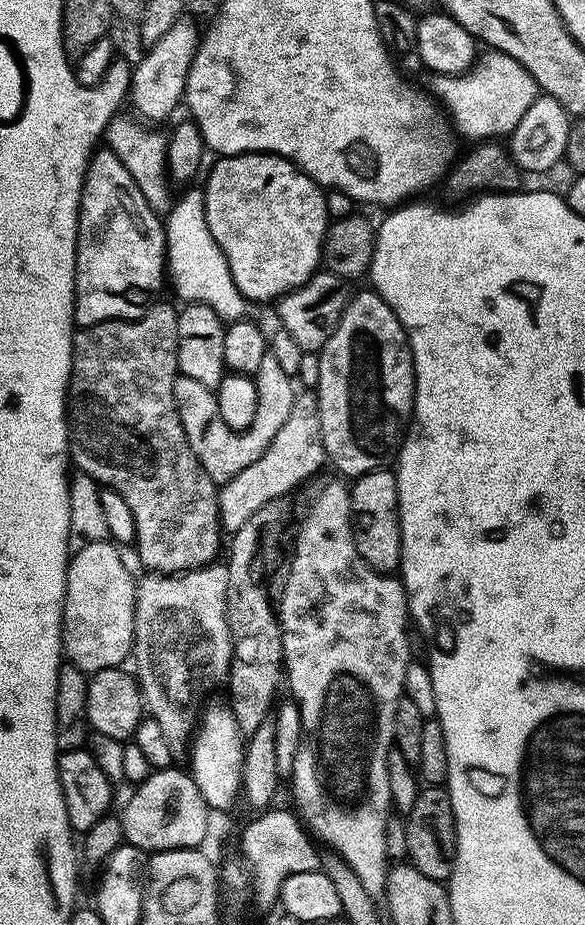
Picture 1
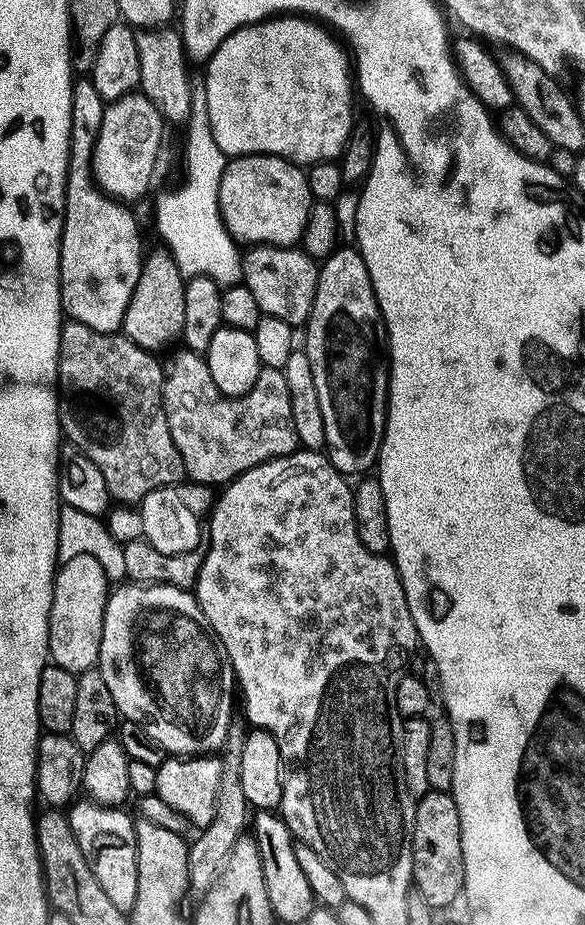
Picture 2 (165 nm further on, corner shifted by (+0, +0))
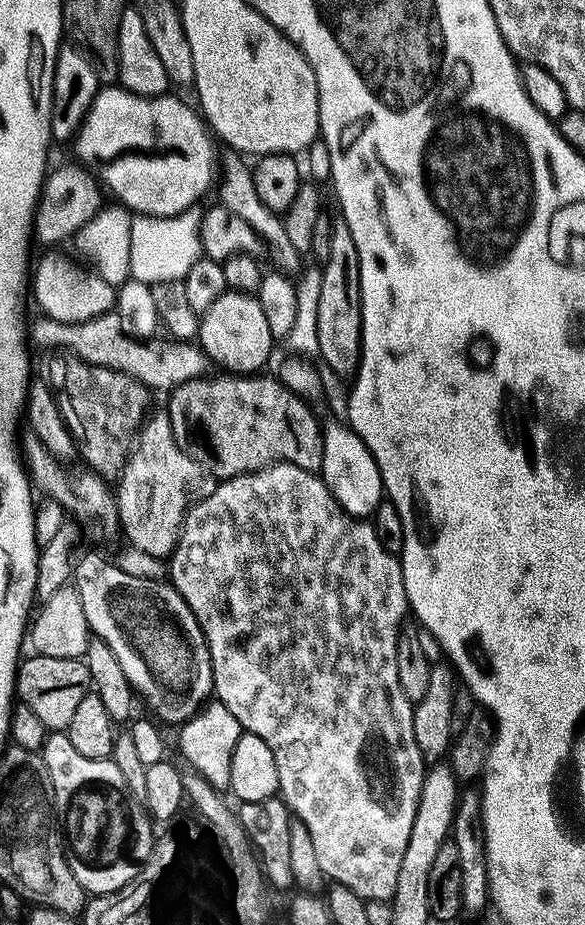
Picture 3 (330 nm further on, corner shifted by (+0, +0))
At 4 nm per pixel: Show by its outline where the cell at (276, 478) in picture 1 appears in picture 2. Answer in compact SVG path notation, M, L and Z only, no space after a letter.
M186 482L180 487L159 488L140 505L144 536L158 552L176 557L197 550L204 540L204 528L196 514L207 515L215 507L215 491L205 484Z

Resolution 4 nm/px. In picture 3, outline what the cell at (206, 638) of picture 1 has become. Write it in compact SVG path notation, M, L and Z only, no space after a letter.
M160 410L158 413L155 411L149 415L145 421L144 427L137 436L133 453L118 482L118 487L116 490L117 512L120 518L121 533L126 536L129 547L145 551L152 557L165 561L176 551L189 509L193 504L200 504L213 495L214 490L218 487L218 481L216 476L203 464L190 458L188 453L178 446L169 414L166 410Z

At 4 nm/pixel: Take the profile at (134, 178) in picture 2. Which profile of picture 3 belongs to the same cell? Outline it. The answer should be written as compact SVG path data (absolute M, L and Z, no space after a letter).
M77 167L60 168L57 172L55 169L45 179L34 225L34 236L39 243L40 240L44 244L60 244L68 239L71 241L105 207L101 181L87 167Z

